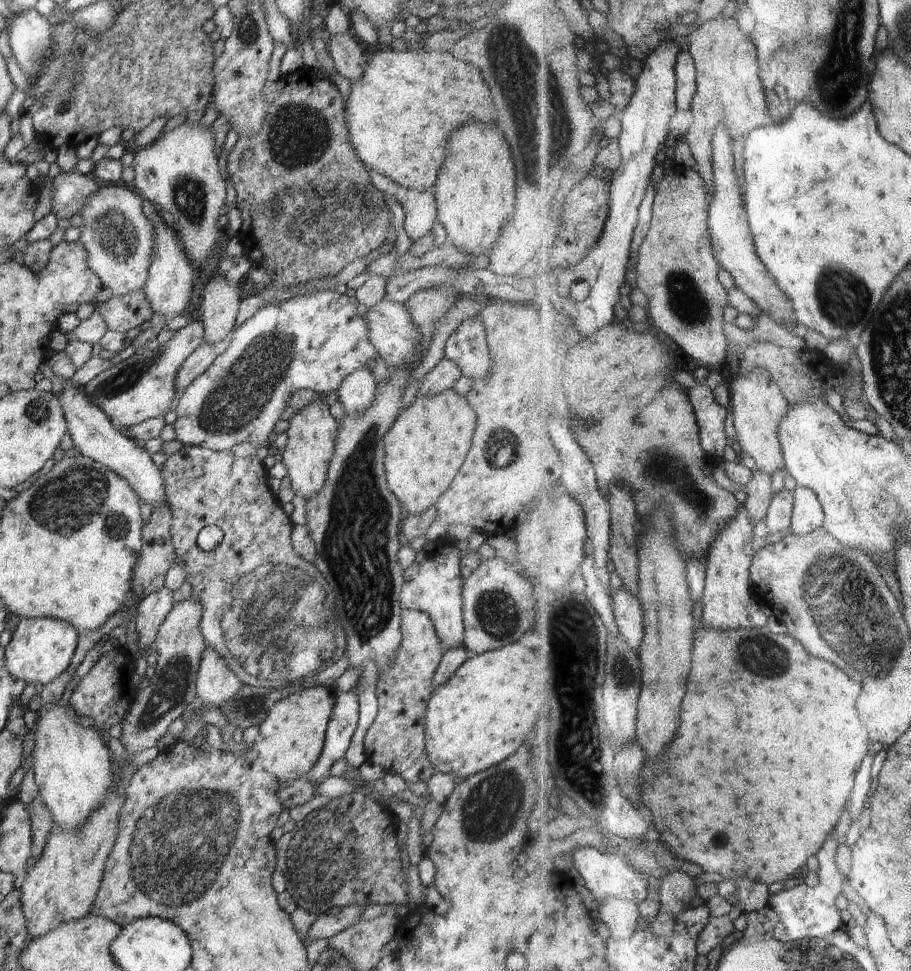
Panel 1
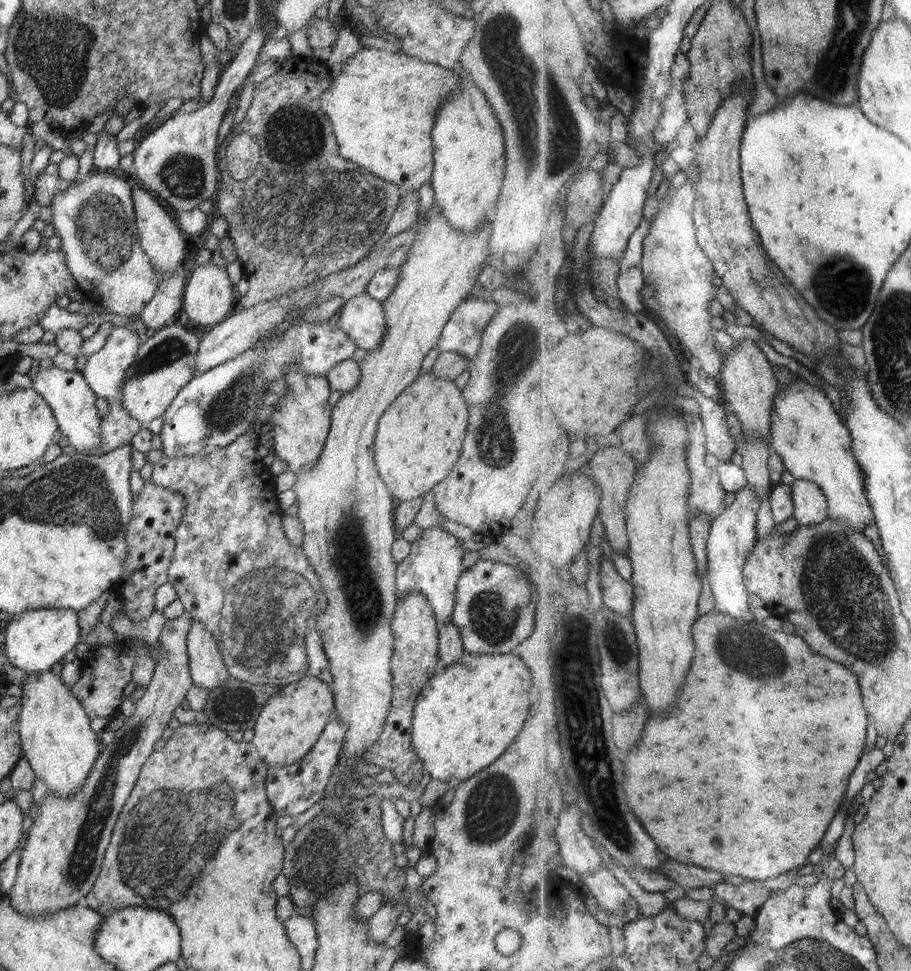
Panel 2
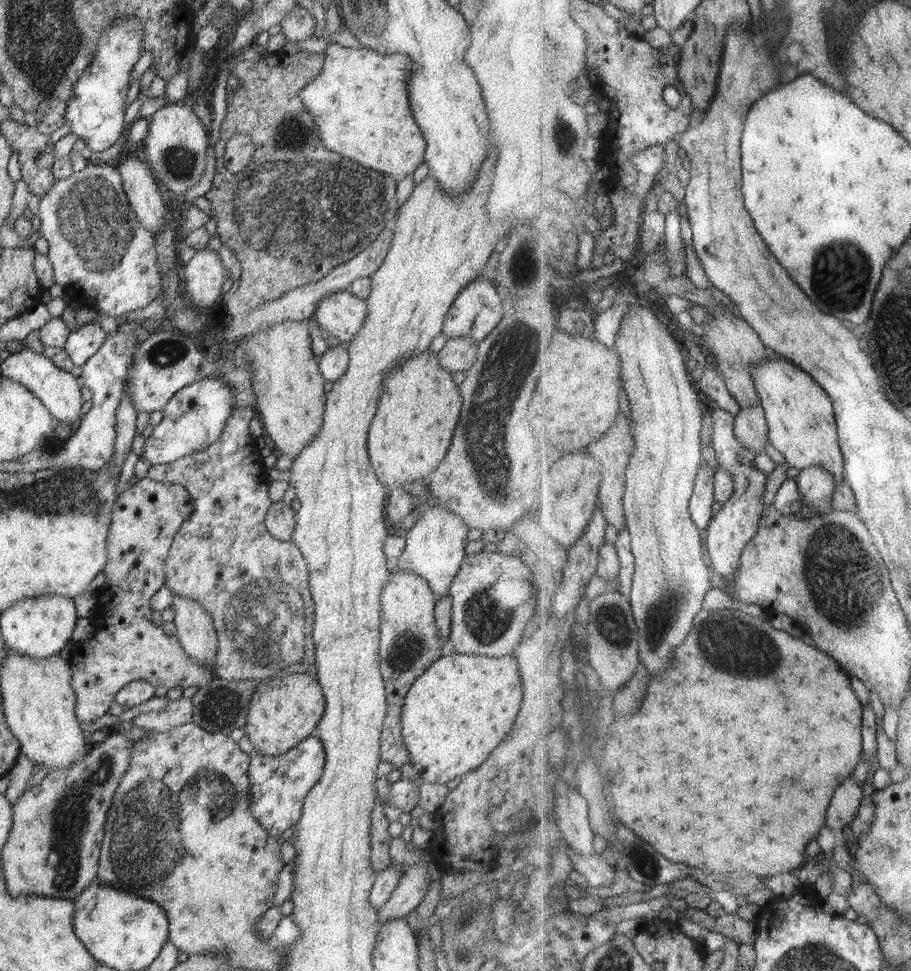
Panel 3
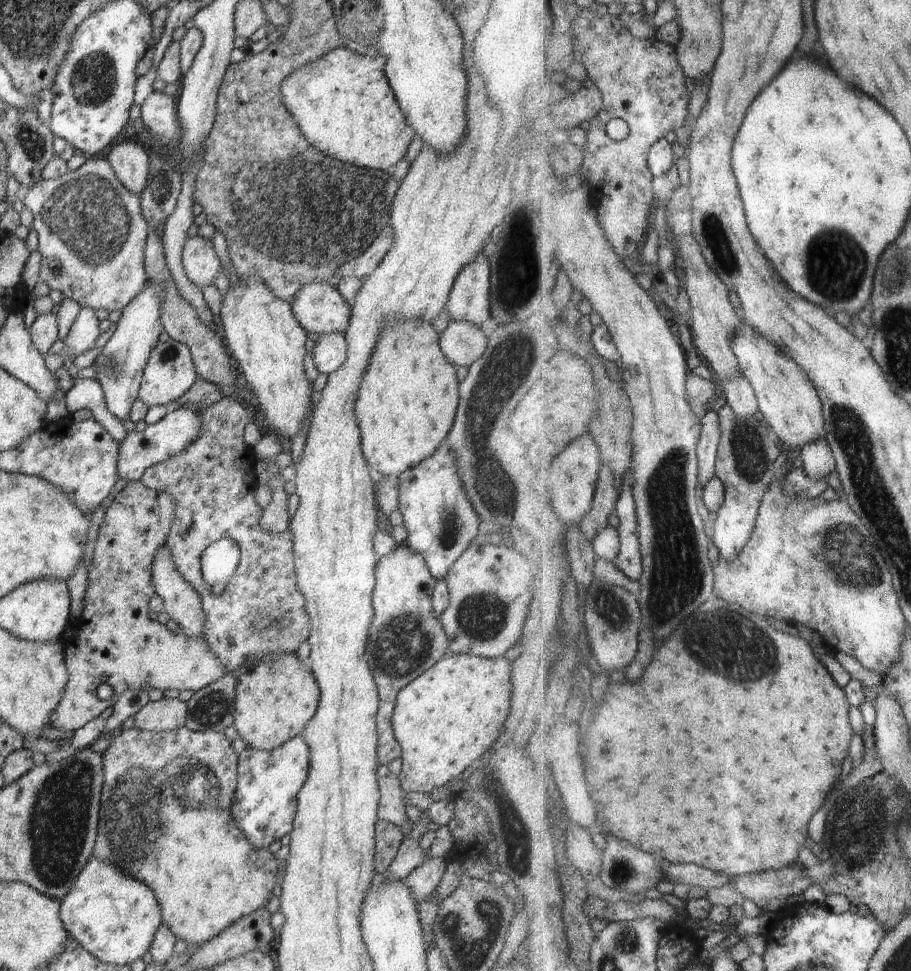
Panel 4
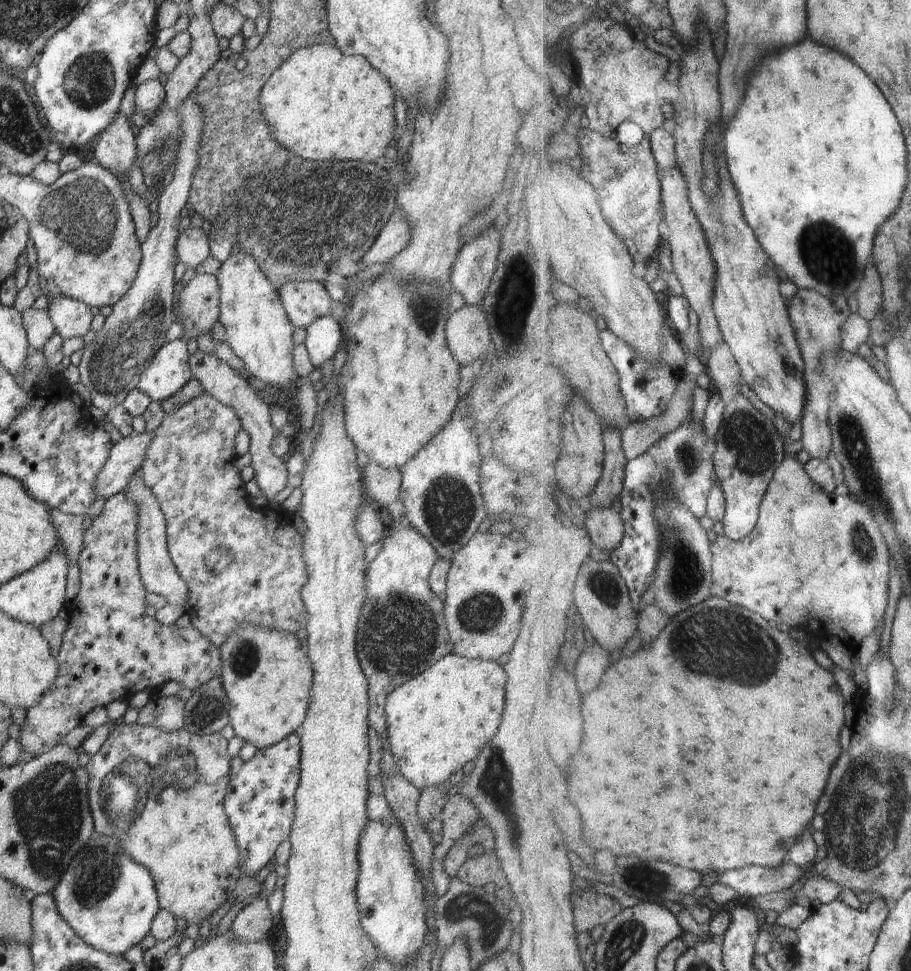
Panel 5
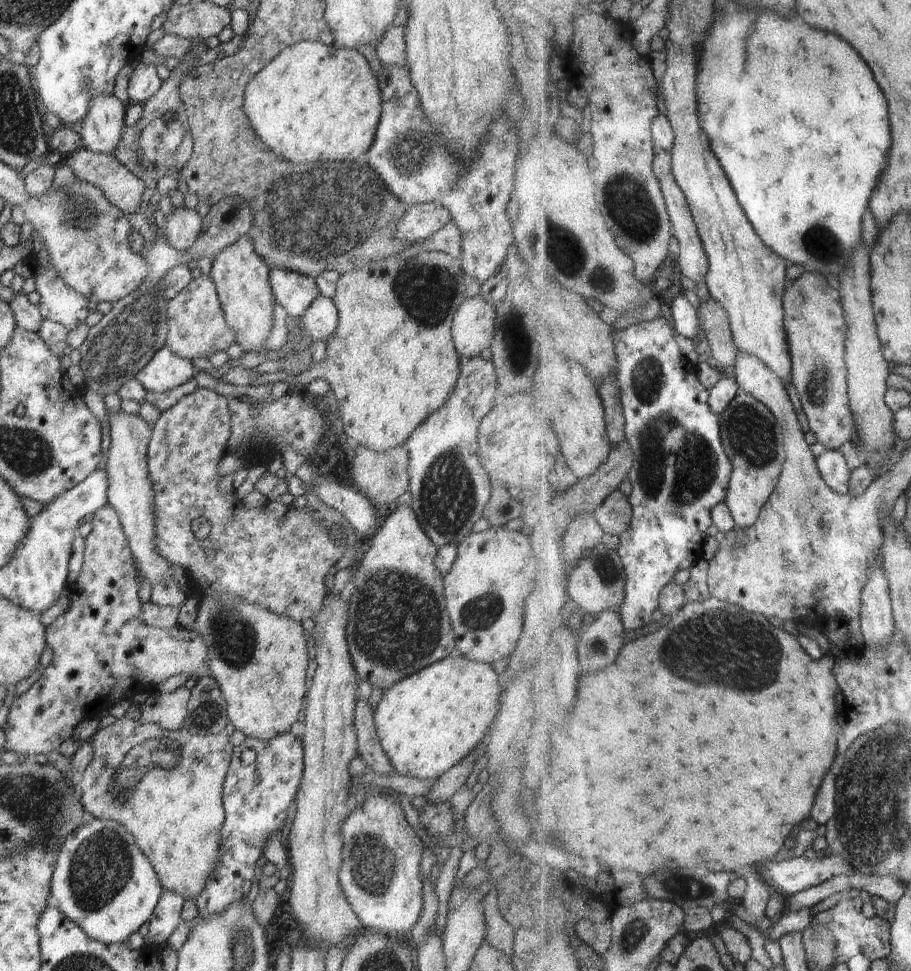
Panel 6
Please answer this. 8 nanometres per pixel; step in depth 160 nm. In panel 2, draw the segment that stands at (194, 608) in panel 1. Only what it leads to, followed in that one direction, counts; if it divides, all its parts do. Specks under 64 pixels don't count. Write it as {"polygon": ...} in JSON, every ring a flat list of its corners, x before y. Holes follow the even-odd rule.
{"polygon":[[187,615,166,620,158,638,164,656,155,660,156,669,144,696,134,704,134,714,125,718,112,744,102,747,86,784,68,798,60,798,48,791,40,801,40,810,22,849,16,883,8,895,12,908,22,916,36,918,72,908,81,904,92,891,114,826,132,794,140,770,161,743,175,709,193,685,186,647,191,628,192,619]]}

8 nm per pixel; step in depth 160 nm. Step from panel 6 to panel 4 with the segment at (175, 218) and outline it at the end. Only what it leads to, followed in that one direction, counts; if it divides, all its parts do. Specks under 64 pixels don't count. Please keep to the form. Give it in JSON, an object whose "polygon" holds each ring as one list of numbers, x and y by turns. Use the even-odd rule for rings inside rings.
{"polygon":[[199,235,186,239,181,263,190,282,200,290,204,286,213,284,222,268,221,261,214,252,211,239]]}

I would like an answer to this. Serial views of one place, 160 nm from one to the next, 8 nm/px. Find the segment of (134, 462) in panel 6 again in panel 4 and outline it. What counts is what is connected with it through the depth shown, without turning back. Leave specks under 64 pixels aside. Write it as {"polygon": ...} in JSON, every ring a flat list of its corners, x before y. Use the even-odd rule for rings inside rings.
{"polygon":[[160,545,153,556,151,564,151,581,155,588,155,593,163,600,164,611,166,611,178,624,180,624,182,632,191,637,203,636,203,624,205,612,202,610,201,598,199,594,192,588,192,585,182,578,182,575,175,569,171,559,169,548]]}

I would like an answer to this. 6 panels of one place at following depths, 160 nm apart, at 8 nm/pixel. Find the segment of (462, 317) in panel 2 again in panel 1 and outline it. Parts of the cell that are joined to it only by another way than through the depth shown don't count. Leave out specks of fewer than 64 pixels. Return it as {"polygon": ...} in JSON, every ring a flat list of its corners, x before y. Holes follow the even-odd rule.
{"polygon":[[478,317,468,318,448,338,445,358,458,366,461,375,473,379,484,378,492,368,486,338,484,326]]}

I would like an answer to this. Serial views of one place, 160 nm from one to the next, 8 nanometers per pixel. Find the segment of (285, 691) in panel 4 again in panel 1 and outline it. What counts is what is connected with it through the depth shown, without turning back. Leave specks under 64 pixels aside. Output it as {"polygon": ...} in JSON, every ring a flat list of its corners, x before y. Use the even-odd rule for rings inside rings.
{"polygon":[[306,686,304,690,276,702,268,717,259,725,260,734,253,748,262,762,262,768,279,783,292,782,306,776,323,752,326,730,336,695,333,688]]}

